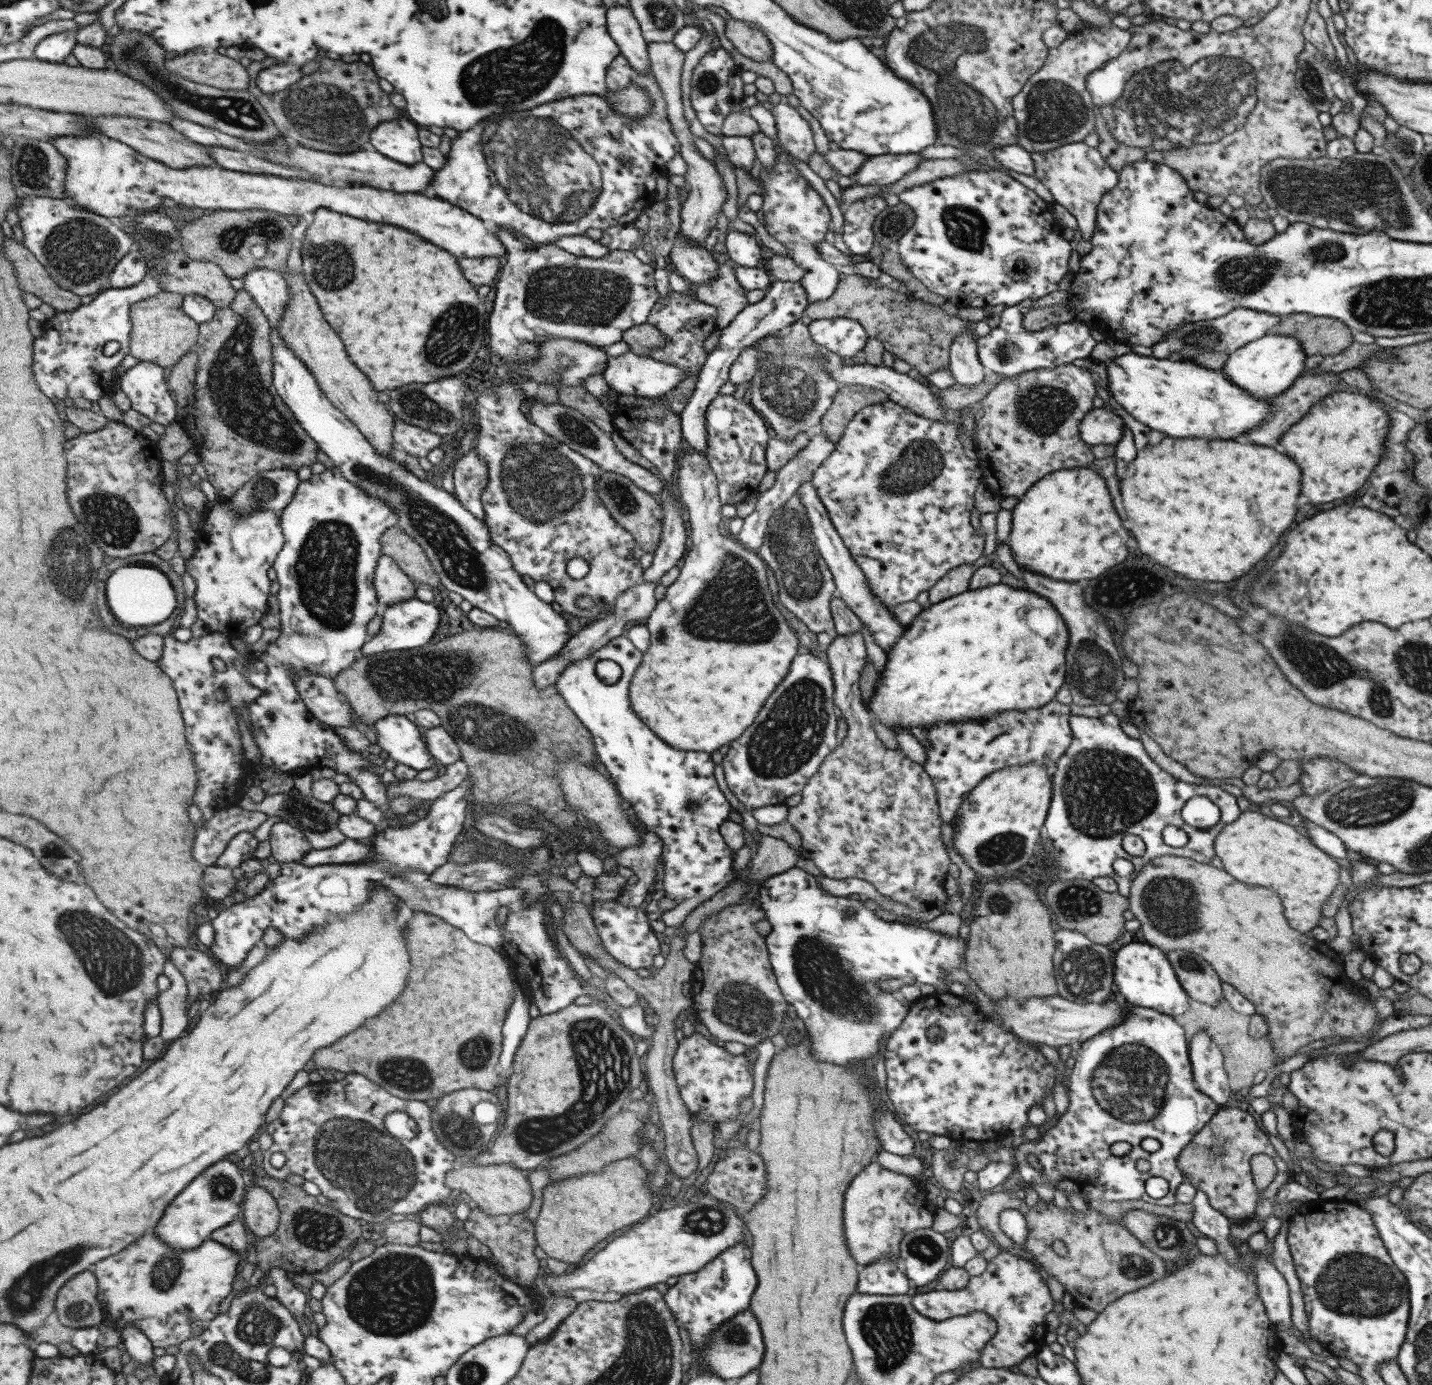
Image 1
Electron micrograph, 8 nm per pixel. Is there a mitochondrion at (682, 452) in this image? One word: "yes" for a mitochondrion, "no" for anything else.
no

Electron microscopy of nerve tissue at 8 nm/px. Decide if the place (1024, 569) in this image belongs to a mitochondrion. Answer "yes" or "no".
no

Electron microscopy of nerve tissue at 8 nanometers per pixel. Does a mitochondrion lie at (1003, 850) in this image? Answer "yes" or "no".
yes

